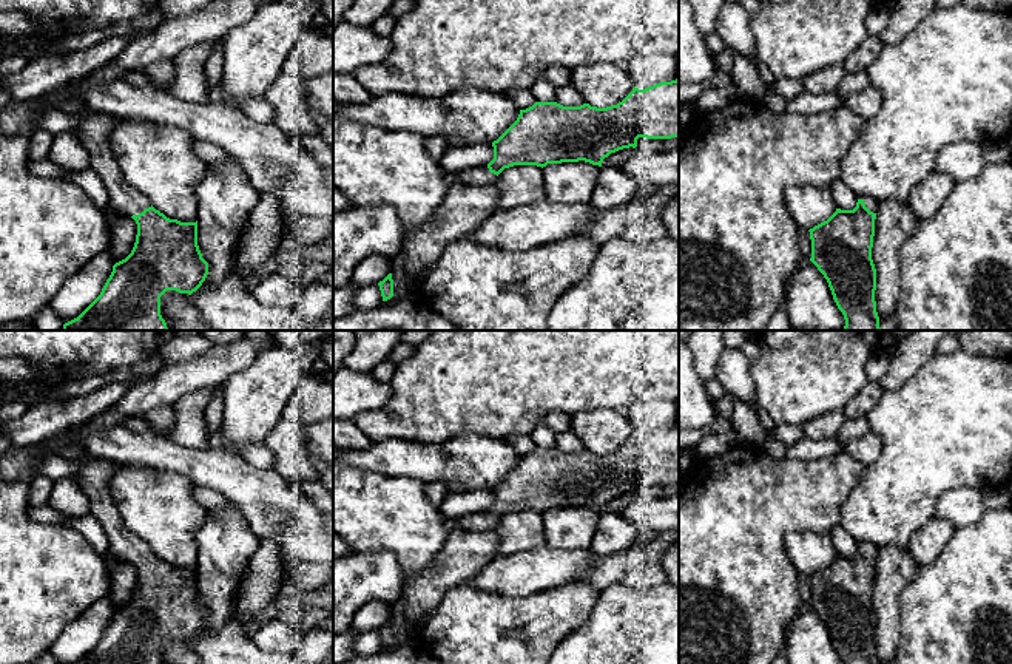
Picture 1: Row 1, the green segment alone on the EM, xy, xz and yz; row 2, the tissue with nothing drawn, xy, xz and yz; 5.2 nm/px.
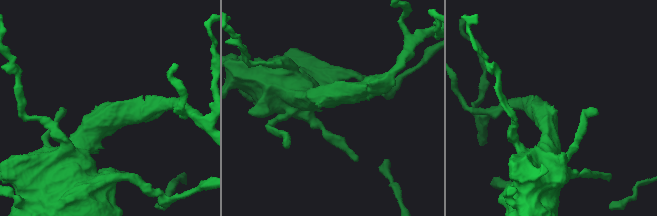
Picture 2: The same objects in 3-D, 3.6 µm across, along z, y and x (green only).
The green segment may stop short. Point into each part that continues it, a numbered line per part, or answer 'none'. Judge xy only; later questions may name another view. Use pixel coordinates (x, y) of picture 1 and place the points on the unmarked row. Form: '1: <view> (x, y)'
1: xy (93, 476)

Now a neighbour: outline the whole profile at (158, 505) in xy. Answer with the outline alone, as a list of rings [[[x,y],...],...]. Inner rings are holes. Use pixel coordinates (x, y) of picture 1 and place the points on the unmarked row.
[[[139,463],[119,465],[108,482],[122,522],[139,536],[151,551],[170,565],[180,568],[197,567],[196,531],[207,510],[193,496],[194,483],[179,473],[157,469]]]

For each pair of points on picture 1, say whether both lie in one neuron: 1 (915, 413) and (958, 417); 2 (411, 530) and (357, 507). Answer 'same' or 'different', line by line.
1: same
2: same

